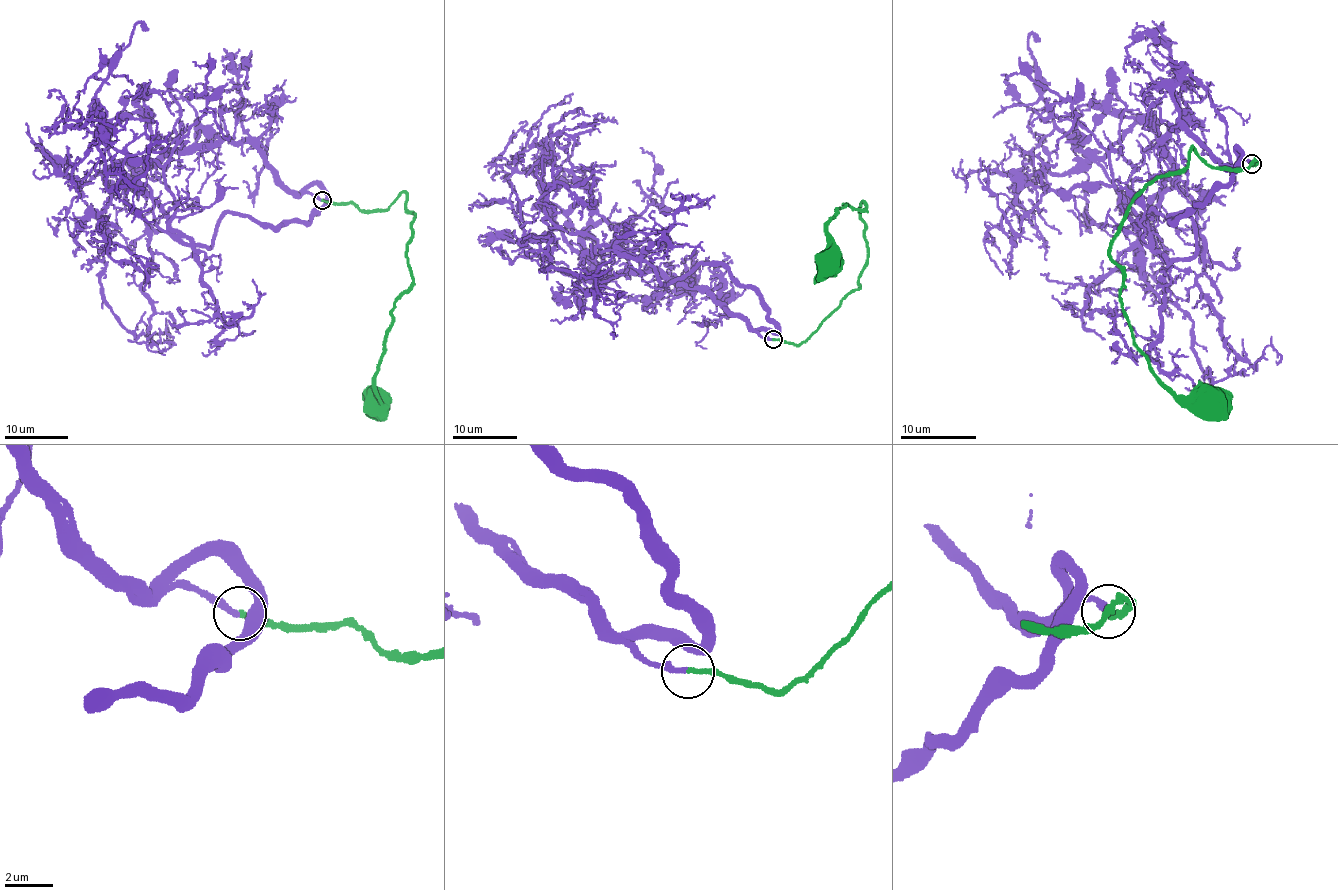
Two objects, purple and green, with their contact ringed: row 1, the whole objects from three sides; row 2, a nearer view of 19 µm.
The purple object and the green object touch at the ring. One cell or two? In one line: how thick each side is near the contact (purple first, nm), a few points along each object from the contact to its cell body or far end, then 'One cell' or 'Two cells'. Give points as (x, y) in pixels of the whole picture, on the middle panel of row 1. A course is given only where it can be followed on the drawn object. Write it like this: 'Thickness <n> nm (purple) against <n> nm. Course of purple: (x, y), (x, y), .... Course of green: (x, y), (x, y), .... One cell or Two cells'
Thickness 240 nm (purple) against 240 nm. Course of purple: (772, 340), (699, 288), (657, 273), (608, 276), (578, 253), (540, 189), (550, 126), (579, 108), (571, 118). Course of green: (772, 340), (802, 344), (858, 287), (863, 201), (862, 210), (847, 204), (831, 216), (823, 268), (831, 266). One cell

